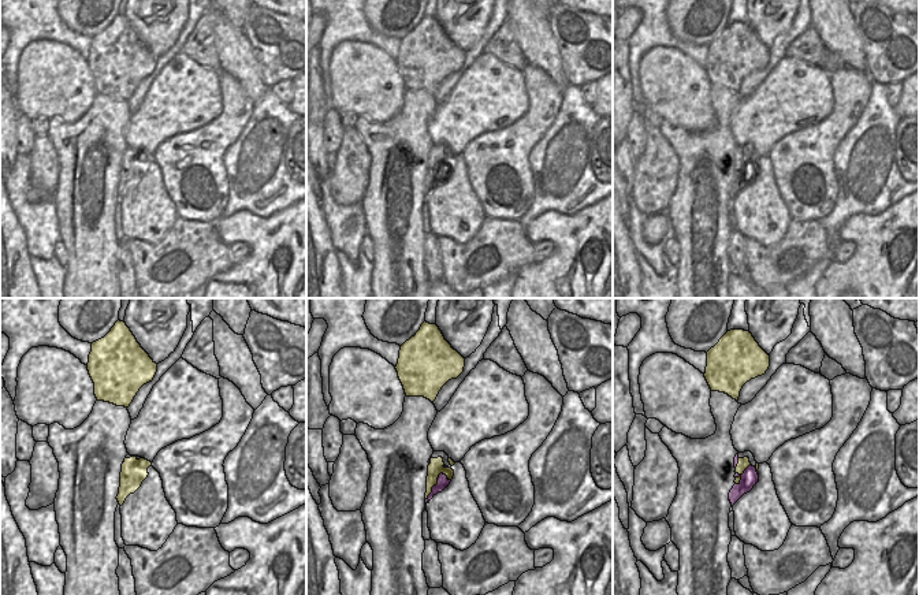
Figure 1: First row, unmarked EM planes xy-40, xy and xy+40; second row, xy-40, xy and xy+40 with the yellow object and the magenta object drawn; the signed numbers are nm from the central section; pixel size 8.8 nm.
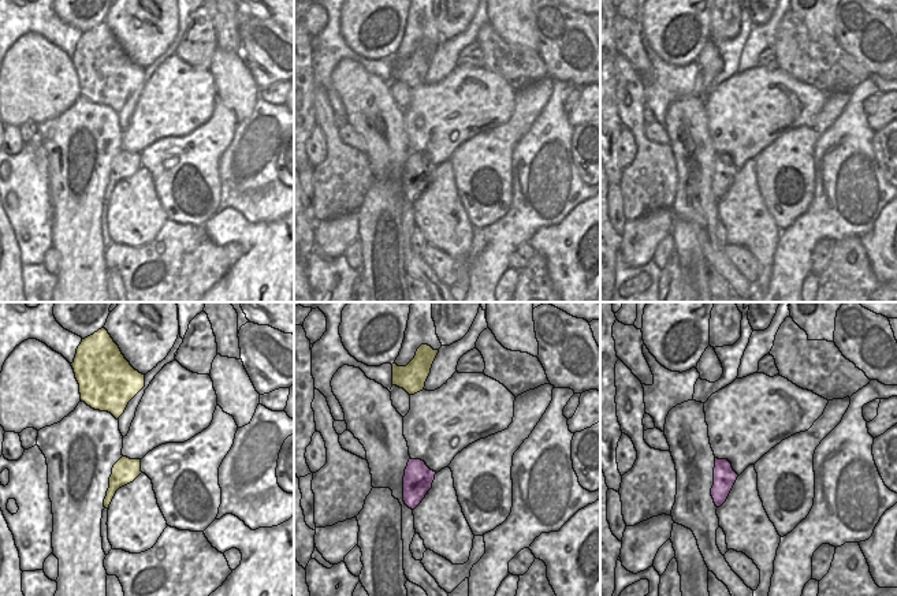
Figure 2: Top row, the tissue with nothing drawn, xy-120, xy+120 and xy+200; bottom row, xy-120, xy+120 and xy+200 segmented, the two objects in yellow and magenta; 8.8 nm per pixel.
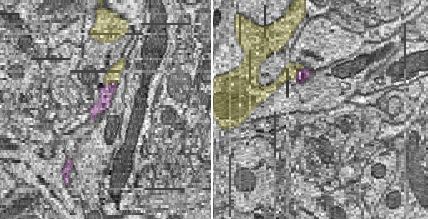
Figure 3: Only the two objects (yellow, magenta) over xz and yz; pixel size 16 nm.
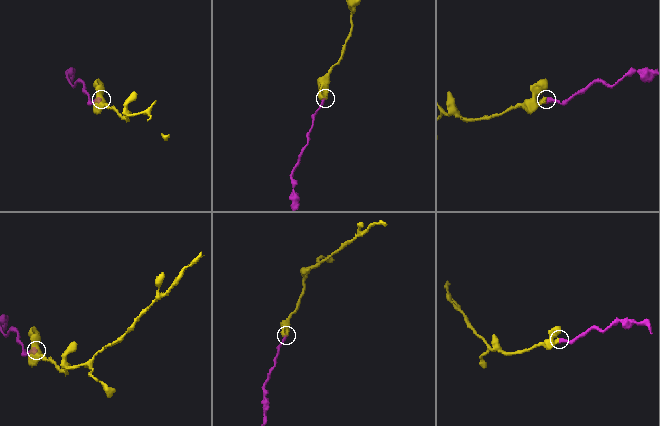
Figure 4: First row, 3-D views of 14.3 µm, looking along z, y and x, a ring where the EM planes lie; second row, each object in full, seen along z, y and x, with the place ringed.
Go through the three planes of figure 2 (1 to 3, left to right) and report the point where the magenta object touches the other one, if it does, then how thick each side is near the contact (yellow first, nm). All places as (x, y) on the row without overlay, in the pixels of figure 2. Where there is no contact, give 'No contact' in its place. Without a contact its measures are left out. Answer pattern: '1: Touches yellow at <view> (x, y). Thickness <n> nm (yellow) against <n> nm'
1: No contact
2: No contact
3: No contact.

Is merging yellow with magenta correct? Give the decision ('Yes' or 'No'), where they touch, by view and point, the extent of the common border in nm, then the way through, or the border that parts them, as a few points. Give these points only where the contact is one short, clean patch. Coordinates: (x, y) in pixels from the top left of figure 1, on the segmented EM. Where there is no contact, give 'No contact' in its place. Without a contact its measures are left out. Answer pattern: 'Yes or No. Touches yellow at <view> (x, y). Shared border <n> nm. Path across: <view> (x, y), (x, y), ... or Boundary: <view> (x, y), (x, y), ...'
Yes. Touches yellow at xy (434, 484). Shared border 320 nm. Path across: xy (435, 468), (434, 484), (443, 482).

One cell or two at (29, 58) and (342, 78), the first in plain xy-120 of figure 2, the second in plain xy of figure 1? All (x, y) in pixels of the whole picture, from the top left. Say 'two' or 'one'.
one

